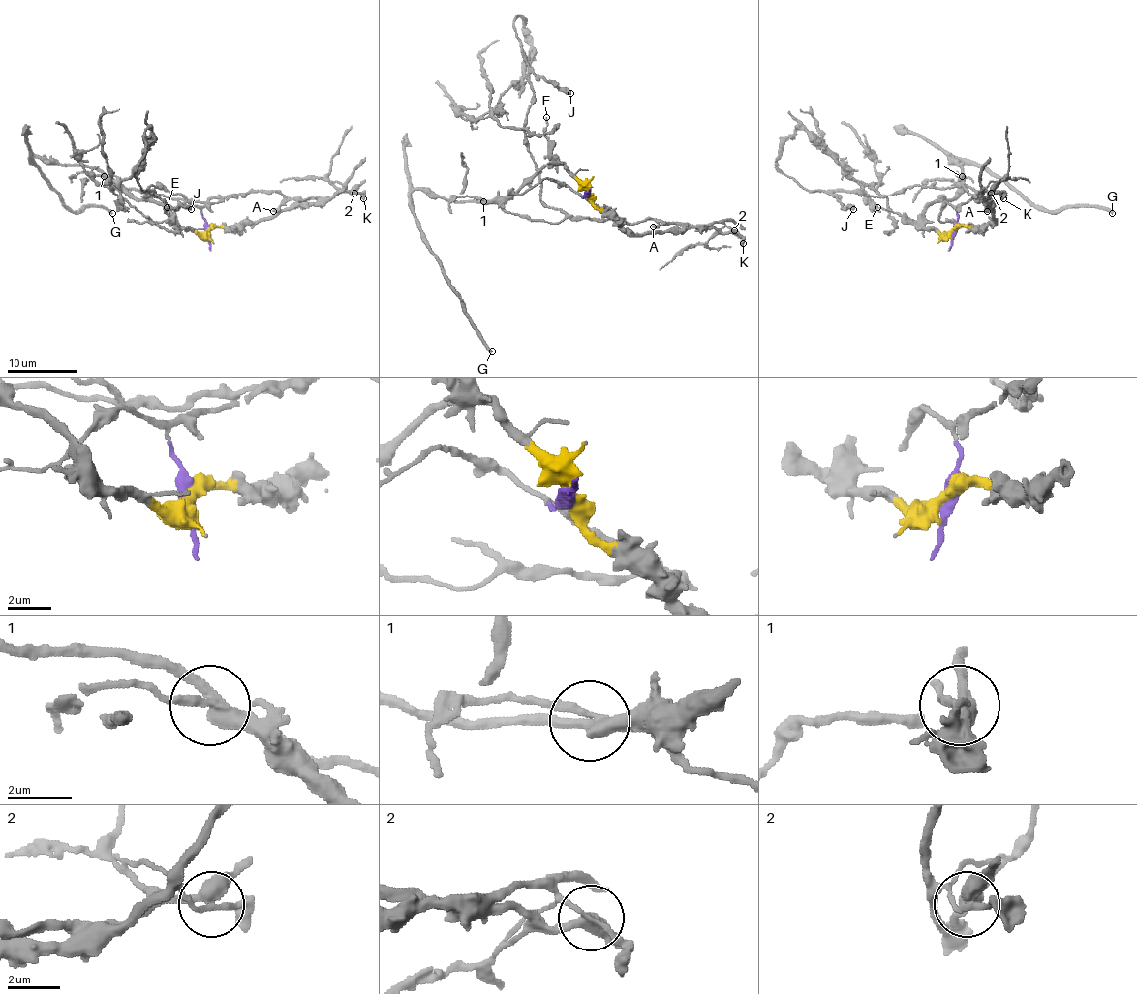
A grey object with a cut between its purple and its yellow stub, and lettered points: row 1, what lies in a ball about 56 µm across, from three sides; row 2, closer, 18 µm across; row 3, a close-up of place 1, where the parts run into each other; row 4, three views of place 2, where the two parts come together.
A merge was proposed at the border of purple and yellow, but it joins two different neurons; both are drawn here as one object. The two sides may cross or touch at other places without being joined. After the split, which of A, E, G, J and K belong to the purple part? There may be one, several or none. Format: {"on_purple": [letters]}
{"on_purple": ["A", "J"]}

